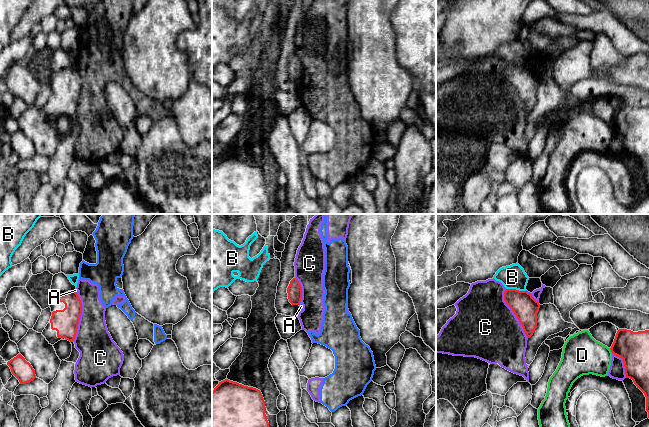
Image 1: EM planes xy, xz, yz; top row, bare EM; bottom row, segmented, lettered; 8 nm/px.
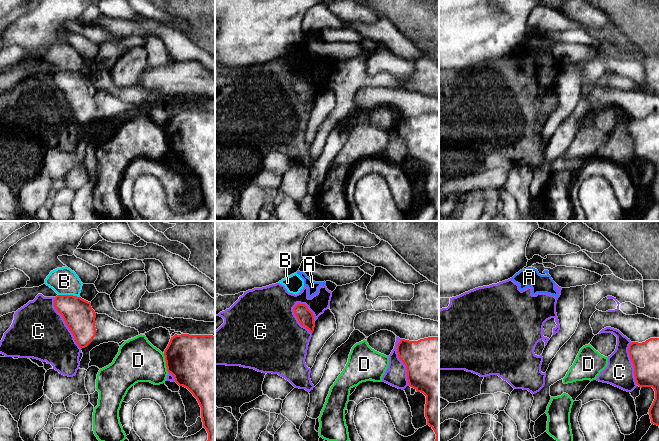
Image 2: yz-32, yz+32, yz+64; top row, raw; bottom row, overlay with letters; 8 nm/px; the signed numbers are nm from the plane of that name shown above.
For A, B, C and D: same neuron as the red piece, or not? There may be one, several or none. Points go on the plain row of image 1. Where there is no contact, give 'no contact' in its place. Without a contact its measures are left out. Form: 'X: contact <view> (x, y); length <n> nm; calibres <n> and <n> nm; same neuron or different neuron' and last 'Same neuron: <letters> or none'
A: contact xy (75, 68); length 40 nm; calibres 200 and 20 nm; different neuron
B: contact yz (515, 65); length 160 nm; calibres 200 and 190 nm; different neuron
C: contact yz (514, 89); length 440 nm; calibres 200 and 500 nm; different neuron
D: contact yz (611, 127); length 50 nm; calibres 260 and 320 nm; different neuron
Same neuron: none

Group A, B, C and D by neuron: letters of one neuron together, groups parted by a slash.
A C / B / D

